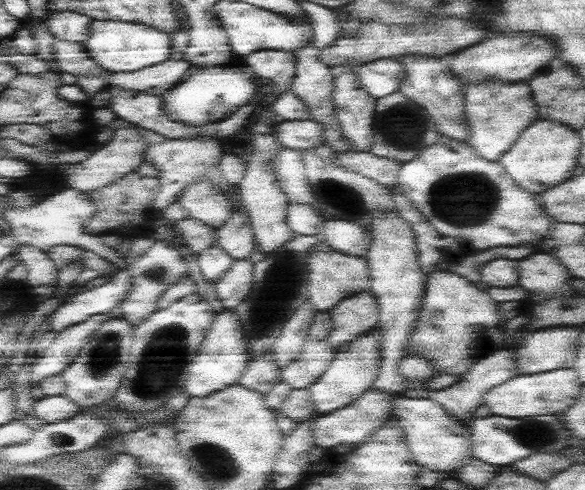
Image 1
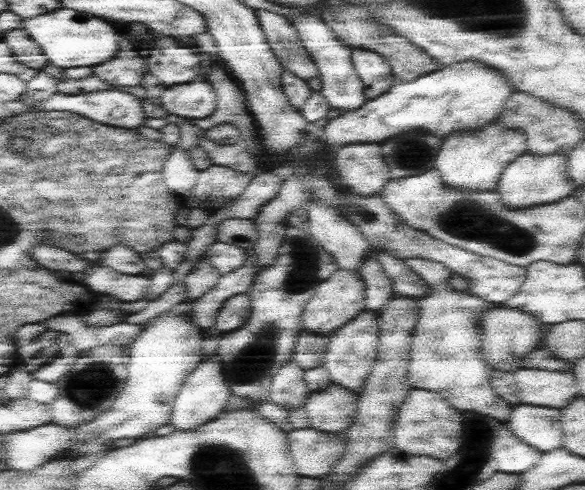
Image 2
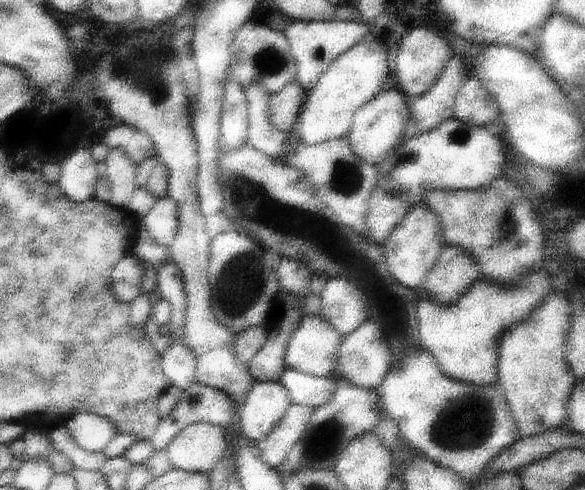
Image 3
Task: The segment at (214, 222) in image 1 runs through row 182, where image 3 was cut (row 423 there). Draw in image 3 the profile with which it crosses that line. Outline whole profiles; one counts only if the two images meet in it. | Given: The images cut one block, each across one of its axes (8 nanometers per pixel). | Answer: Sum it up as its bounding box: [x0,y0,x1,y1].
[167,422,227,474]

